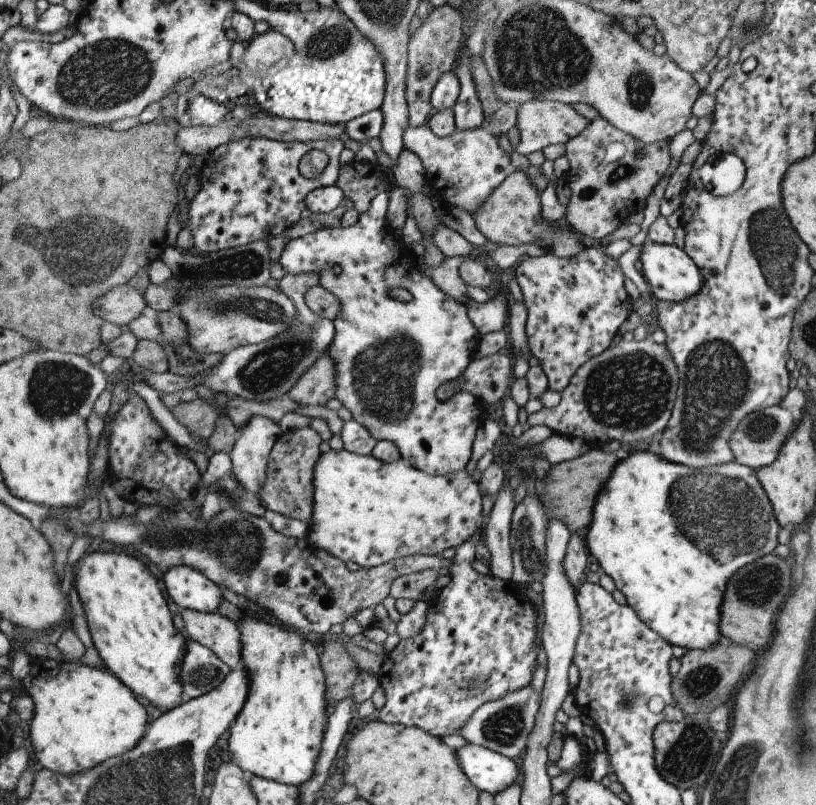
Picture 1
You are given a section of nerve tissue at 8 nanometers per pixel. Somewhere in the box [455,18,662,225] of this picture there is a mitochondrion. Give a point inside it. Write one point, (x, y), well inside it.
(639, 89)

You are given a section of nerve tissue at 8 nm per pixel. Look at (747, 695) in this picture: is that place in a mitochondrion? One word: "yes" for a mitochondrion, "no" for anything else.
no

